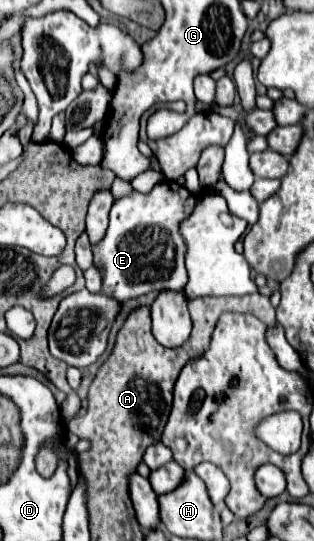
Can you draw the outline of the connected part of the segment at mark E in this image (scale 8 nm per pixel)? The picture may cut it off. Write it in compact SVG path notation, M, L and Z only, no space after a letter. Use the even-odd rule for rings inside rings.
M162 180L148 194L132 190L114 200L110 226L98 244L92 244L94 266L102 274L102 292L118 302L138 298L146 292L182 290L188 282L184 254L186 244L178 234L178 224L192 212L194 194L182 184Z

